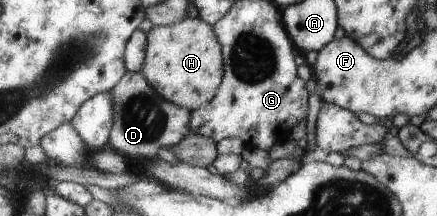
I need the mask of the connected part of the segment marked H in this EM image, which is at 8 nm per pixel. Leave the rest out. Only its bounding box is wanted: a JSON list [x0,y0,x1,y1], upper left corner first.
[142,16,225,112]

